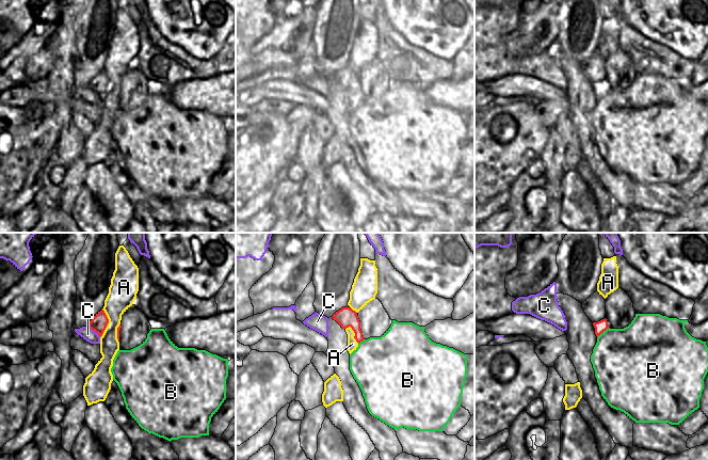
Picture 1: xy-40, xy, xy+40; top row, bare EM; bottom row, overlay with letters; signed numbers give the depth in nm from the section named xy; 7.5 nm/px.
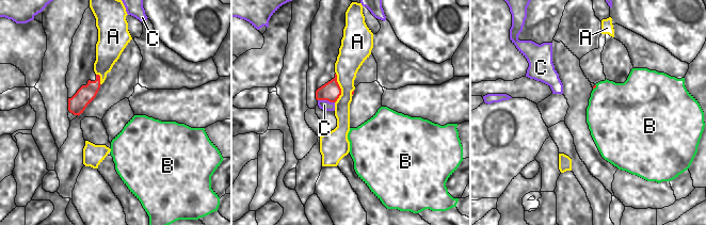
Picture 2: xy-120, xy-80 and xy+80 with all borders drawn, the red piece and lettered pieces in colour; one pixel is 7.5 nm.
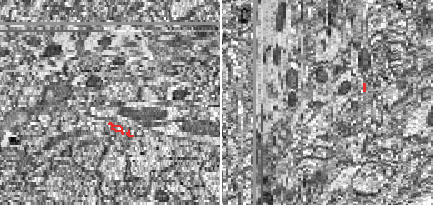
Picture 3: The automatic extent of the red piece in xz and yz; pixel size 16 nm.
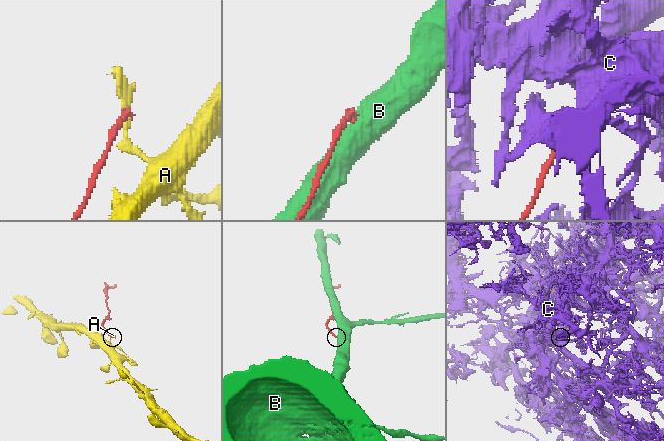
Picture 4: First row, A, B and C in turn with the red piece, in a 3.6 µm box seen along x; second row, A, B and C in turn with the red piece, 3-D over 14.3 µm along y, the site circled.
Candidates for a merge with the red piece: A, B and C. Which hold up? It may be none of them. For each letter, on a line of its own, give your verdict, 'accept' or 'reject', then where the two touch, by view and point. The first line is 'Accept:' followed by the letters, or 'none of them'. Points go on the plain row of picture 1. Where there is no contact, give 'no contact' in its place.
Accept: none of them
A: reject; meets red in xy-40 at (108, 83)
B: reject; meets red in xy+40 at (602, 93)
C: reject; meets red in xy-40 at (94, 91)

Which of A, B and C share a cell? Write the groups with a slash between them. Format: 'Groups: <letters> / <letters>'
Groups: A / B / C

